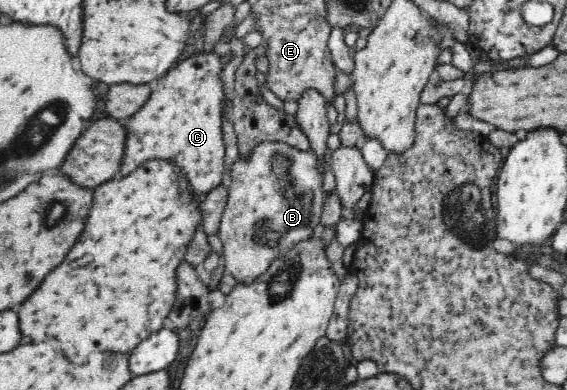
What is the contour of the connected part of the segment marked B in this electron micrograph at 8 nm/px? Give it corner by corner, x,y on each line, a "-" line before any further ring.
260,142
253,151
253,154
248,158
248,161
238,159
231,167
231,186
228,190
228,202
222,217
220,218
220,227
218,237
221,239
222,252
225,272
231,274
237,282
248,285
251,284
258,276
265,274
270,264
277,258
283,256
291,247
294,247
299,242
305,242
313,236
316,226
321,223
321,213
324,209
325,196
323,195
322,185
323,180
320,173
317,171
317,159
311,151
297,151
297,149
287,146
285,143

